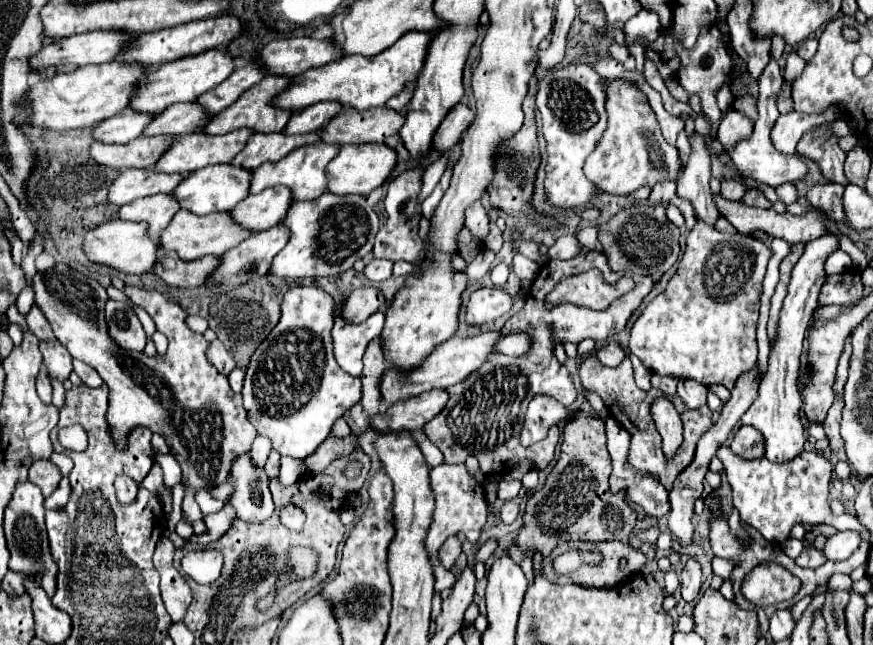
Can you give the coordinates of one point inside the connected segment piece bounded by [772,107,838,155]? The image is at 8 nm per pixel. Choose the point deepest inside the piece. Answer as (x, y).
(788, 129)

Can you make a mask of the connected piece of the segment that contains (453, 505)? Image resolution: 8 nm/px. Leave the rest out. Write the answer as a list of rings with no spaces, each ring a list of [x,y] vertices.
[[[438,465],[438,467],[430,467],[430,489],[434,495],[434,513],[432,513],[432,525],[428,529],[428,537],[424,539],[426,551],[431,559],[433,573],[435,577],[434,589],[440,593],[445,589],[450,589],[456,582],[456,577],[450,571],[445,569],[438,559],[438,551],[442,541],[446,541],[448,535],[456,535],[460,531],[464,531],[466,538],[476,544],[480,537],[480,529],[486,523],[486,515],[488,515],[488,505],[484,499],[484,489],[482,485],[470,477],[470,473],[466,471],[464,465]]]

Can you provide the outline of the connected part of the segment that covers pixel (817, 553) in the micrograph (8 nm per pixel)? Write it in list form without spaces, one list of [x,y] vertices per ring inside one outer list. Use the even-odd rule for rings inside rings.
[[[804,549],[802,555],[796,559],[800,567],[820,567],[826,563],[826,555],[820,549]]]

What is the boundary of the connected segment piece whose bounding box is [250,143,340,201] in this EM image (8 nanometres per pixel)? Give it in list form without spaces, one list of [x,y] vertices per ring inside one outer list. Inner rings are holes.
[[[314,143],[314,145],[308,145],[308,147],[300,147],[300,149],[294,149],[292,153],[288,153],[288,157],[280,159],[278,163],[268,163],[268,165],[260,165],[260,169],[256,169],[252,173],[252,181],[250,181],[250,193],[260,193],[268,187],[274,187],[274,185],[286,185],[290,191],[292,191],[292,201],[312,201],[312,199],[318,199],[326,187],[328,187],[328,181],[326,181],[326,165],[328,161],[332,161],[332,157],[336,157],[338,153],[338,145],[324,145],[324,143]]]

